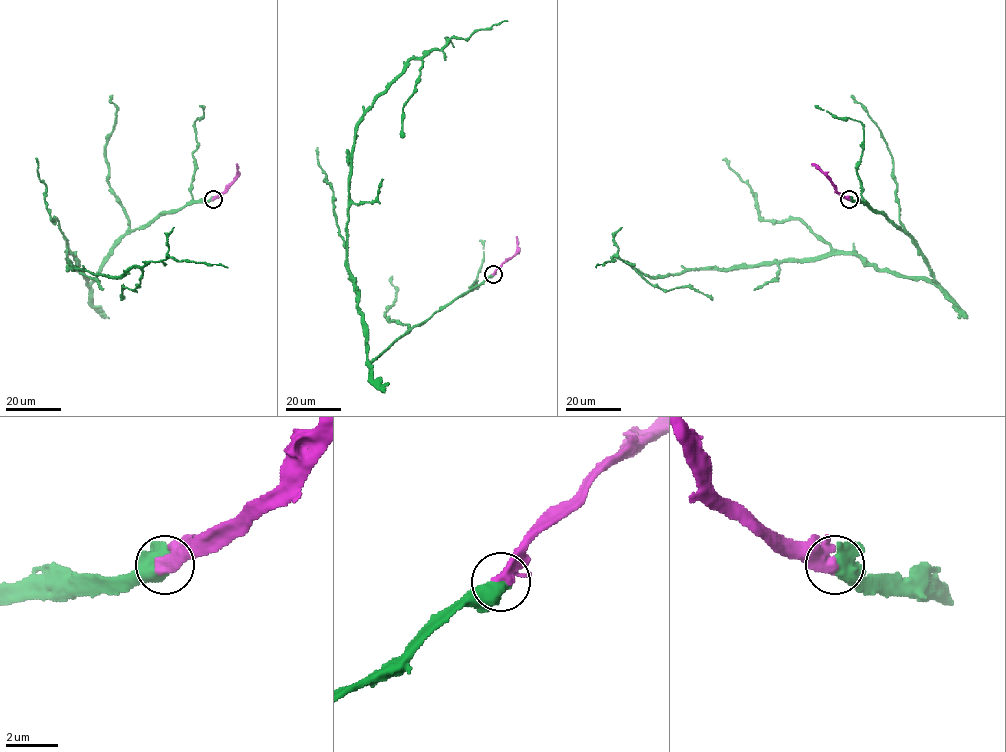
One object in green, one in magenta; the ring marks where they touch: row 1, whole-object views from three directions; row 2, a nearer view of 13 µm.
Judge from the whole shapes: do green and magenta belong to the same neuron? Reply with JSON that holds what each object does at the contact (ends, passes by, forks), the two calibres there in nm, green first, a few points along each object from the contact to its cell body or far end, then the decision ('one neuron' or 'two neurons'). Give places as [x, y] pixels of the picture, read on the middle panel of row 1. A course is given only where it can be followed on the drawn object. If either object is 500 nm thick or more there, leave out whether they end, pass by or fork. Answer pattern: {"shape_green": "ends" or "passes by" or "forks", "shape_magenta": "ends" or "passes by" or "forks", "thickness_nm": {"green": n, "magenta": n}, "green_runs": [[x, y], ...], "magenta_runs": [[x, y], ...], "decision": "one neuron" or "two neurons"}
{"thickness_nm": {"green": 550, "magenta": 380}, "green_runs": [[493, 274], [367, 359], [348, 263], [355, 125], [409, 61], [507, 21]], "magenta_runs": [[493, 274], [517, 251], [516, 236]], "decision": "one neuron"}

